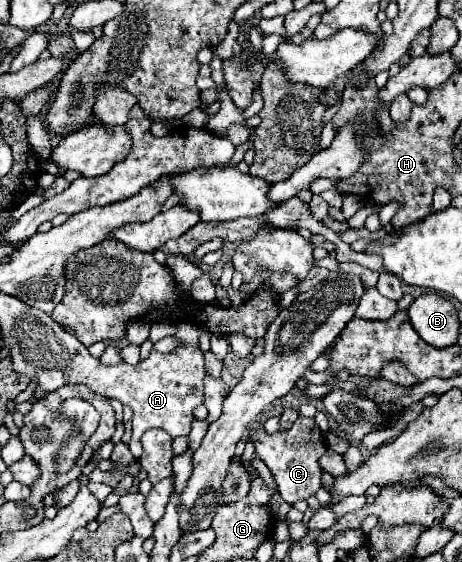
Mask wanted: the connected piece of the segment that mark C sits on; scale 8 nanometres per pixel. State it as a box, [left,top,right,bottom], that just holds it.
[250,416,326,504]

